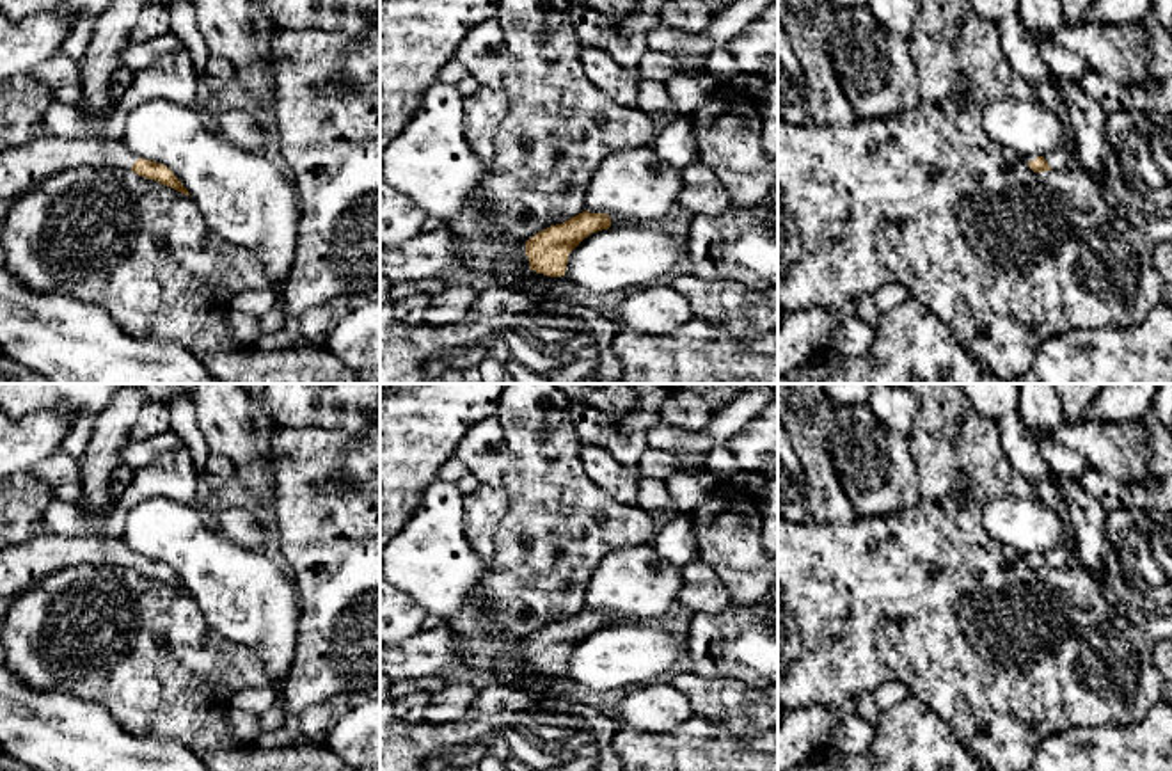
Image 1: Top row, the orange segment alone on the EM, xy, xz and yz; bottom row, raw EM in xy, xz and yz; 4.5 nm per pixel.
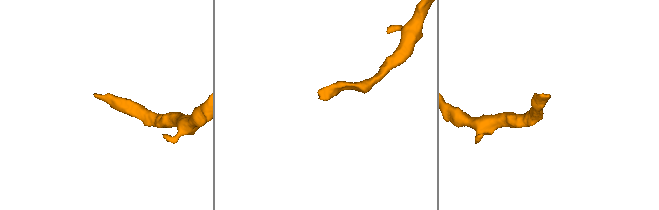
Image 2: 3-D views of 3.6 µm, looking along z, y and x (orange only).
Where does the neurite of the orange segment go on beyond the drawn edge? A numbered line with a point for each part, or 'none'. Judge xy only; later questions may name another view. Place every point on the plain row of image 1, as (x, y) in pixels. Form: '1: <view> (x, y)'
1: xy (22, 565)

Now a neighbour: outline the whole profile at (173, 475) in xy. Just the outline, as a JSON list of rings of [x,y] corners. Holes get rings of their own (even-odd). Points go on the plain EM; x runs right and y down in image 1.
[[[183,446],[160,453],[137,469],[119,499],[119,506],[130,510],[149,497],[165,497],[202,512],[204,496],[204,476]]]

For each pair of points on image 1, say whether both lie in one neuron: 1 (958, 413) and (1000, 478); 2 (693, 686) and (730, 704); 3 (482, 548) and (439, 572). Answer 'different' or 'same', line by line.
1: same
2: same
3: different

